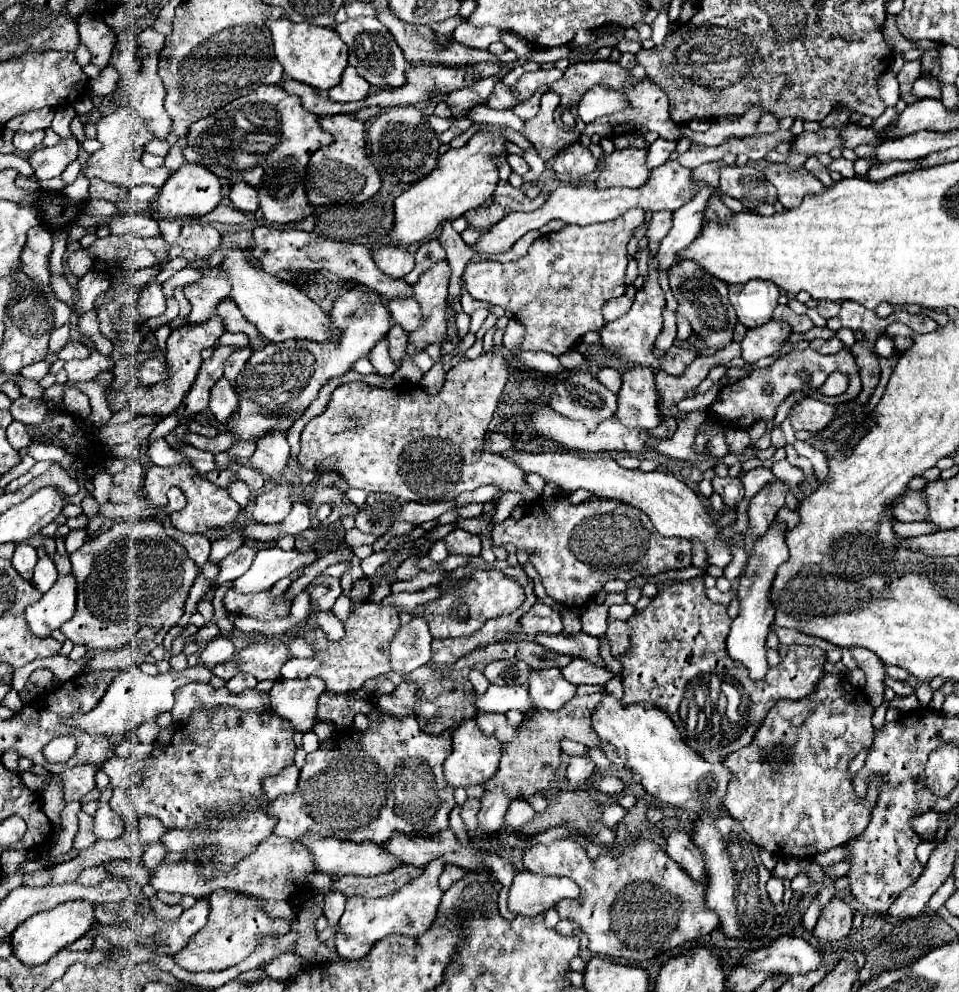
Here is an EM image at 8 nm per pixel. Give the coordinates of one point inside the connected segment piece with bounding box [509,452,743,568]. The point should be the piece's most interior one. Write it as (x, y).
(675, 510)

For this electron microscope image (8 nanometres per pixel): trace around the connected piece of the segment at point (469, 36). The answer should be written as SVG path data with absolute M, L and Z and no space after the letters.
M461 20L461 24L459 24L459 26L455 28L455 32L453 32L453 36L455 36L457 42L467 44L467 46L471 46L471 48L487 48L489 44L501 40L501 38L499 38L501 34L503 34L503 32L497 30L495 26L473 28L473 26L469 26L467 20Z

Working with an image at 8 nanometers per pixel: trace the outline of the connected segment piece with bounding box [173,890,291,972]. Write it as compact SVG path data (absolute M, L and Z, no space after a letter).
M217 890L217 892L209 894L207 900L211 904L211 912L209 912L209 920L207 920L205 928L201 928L189 940L189 944L173 956L173 960L183 970L191 968L189 972L195 972L195 970L203 968L205 972L215 972L215 970L225 970L225 968L237 966L239 962L243 962L255 950L259 936L263 936L263 934L285 936L291 930L287 920L267 916L259 906L251 904L249 900L241 900L237 896L237 892Z

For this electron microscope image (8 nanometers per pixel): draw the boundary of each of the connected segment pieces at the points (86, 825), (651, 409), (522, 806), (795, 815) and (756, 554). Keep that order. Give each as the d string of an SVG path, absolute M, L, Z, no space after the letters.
M79 812L79 834L73 842L73 848L79 848L79 850L85 850L89 848L93 842L95 842L95 836L93 836L93 818L85 812Z
M631 366L623 374L623 384L617 394L617 412L627 426L637 428L655 428L661 420L657 410L657 392L655 392L655 376L645 366Z
M513 800L507 808L507 814L505 814L505 824L519 830L523 824L527 824L531 818L535 816L535 810L525 802L525 800Z
M825 674L807 698L779 700L763 718L751 744L725 758L723 764L731 770L733 780L727 786L723 806L735 820L741 822L751 840L771 854L805 858L833 846L847 844L859 836L861 830L865 830L869 824L869 814L875 806L875 798L859 798L853 792L853 776L847 772L847 762L859 750L873 744L875 728L871 726L871 716L873 708L865 702L865 692L851 686L847 678L835 674Z
M777 526L765 532L753 548L751 558L747 560L747 566L739 578L739 600L741 600L741 612L731 624L731 632L727 636L727 652L735 662L741 662L749 670L751 680L759 680L761 676L767 674L769 664L767 664L767 648L765 648L765 638L769 634L769 626L773 624L773 606L769 604L769 588L771 580L775 578L775 570L779 564L783 564L789 554L787 554L787 544L785 544L785 526Z

